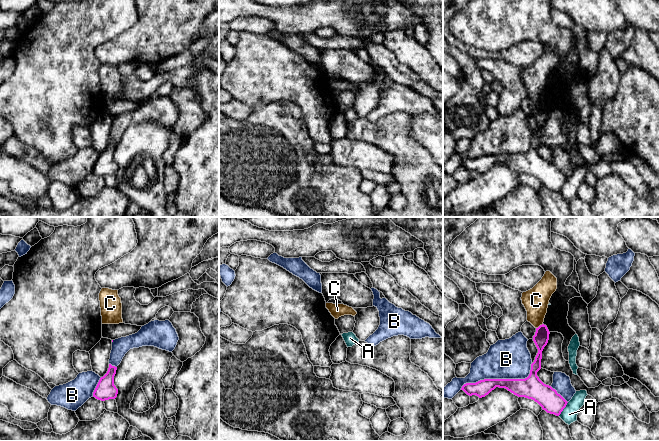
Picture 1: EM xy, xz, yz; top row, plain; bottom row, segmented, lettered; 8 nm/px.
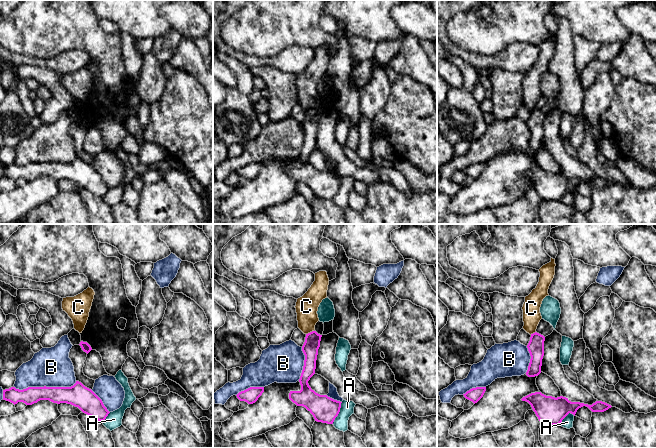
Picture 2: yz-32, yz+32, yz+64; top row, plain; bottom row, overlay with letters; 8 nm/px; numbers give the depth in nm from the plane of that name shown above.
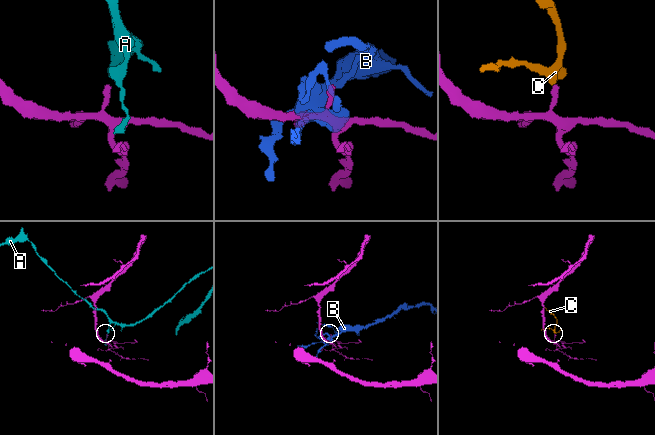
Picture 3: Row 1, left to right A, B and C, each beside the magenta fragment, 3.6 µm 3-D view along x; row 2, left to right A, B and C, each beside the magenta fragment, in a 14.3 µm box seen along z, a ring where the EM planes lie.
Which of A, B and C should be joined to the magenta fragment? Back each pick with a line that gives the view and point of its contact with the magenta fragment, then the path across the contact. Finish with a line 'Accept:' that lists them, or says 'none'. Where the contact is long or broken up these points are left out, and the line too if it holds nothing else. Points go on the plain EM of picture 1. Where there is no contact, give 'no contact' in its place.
Accept: none

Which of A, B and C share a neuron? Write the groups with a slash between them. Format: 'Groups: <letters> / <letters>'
Groups: A / B C

